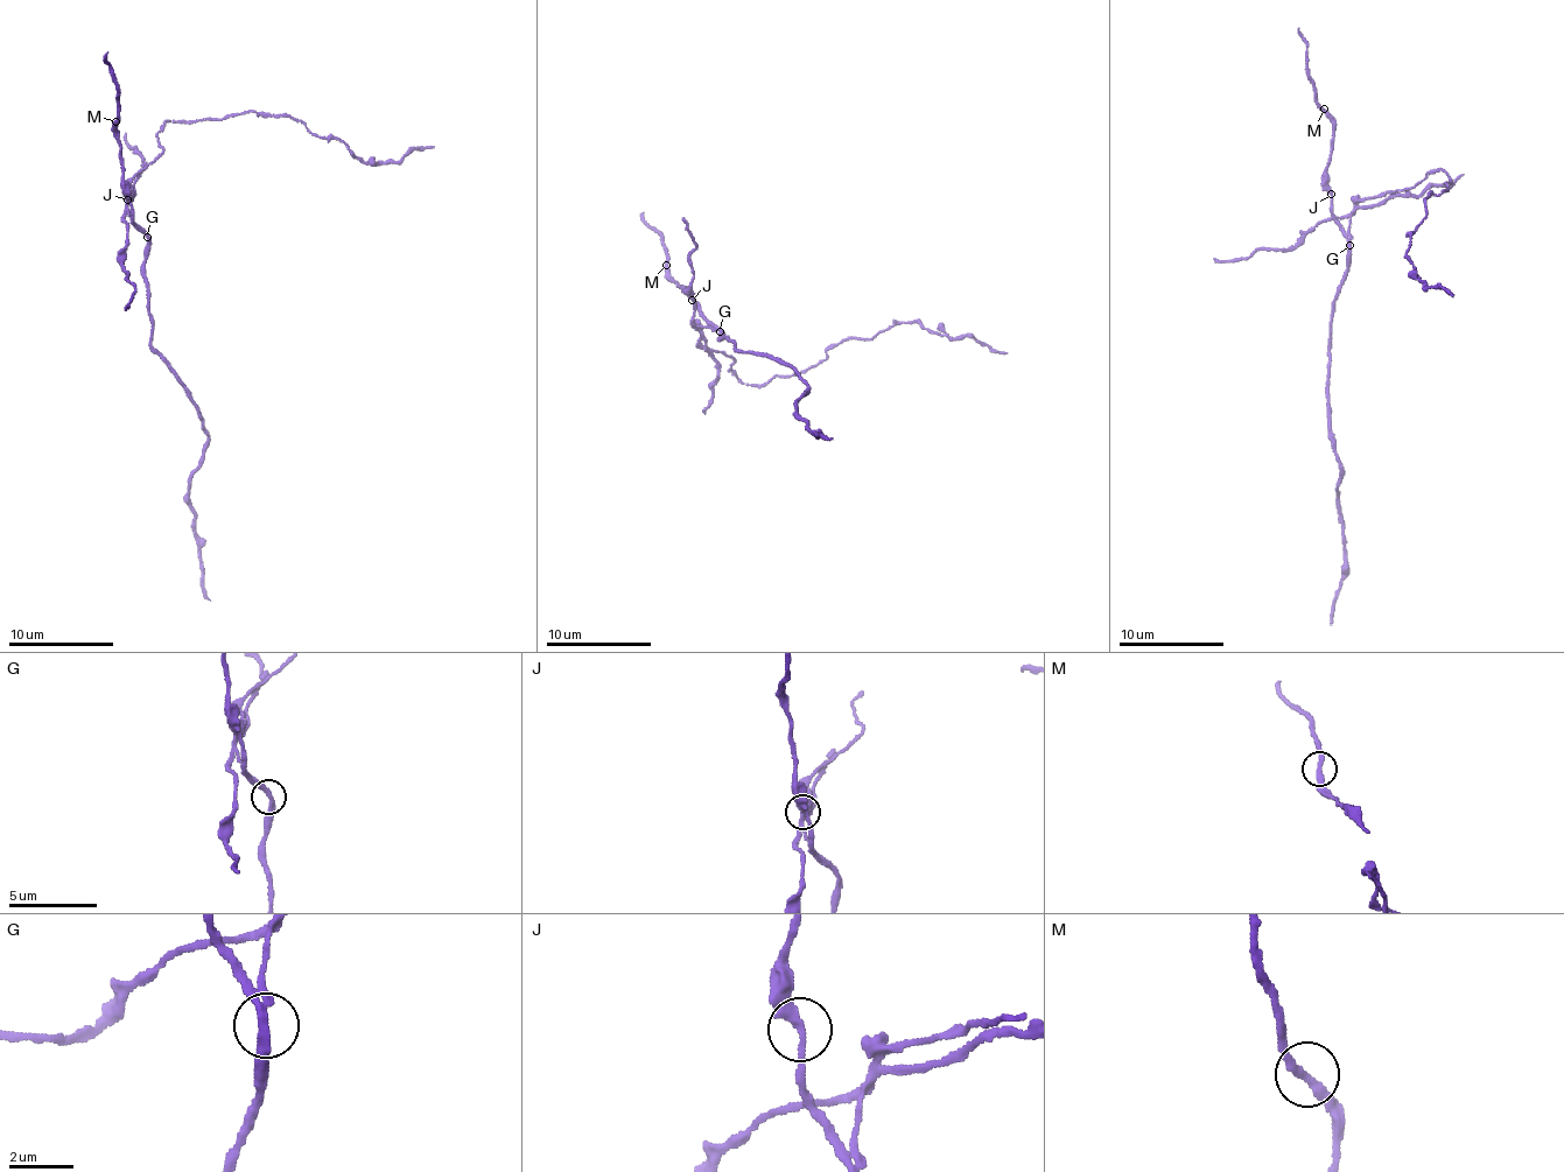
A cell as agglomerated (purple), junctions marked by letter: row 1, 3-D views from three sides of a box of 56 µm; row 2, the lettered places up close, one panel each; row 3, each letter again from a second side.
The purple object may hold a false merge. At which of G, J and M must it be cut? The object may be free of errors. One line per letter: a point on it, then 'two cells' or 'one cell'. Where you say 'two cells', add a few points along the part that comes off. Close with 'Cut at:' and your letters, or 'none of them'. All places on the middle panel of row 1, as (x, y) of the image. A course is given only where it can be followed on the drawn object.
G: place (720, 331); two cells; course (719, 330), (696, 328), (743, 383), (766, 385), (913, 320), (1007, 353)
J: place (692, 300); one cell
M: place (666, 265); one cell
Cut at: G

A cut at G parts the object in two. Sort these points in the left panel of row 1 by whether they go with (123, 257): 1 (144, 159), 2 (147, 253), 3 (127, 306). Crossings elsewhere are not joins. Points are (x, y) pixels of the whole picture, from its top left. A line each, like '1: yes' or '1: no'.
1: yes
2: no
3: yes

